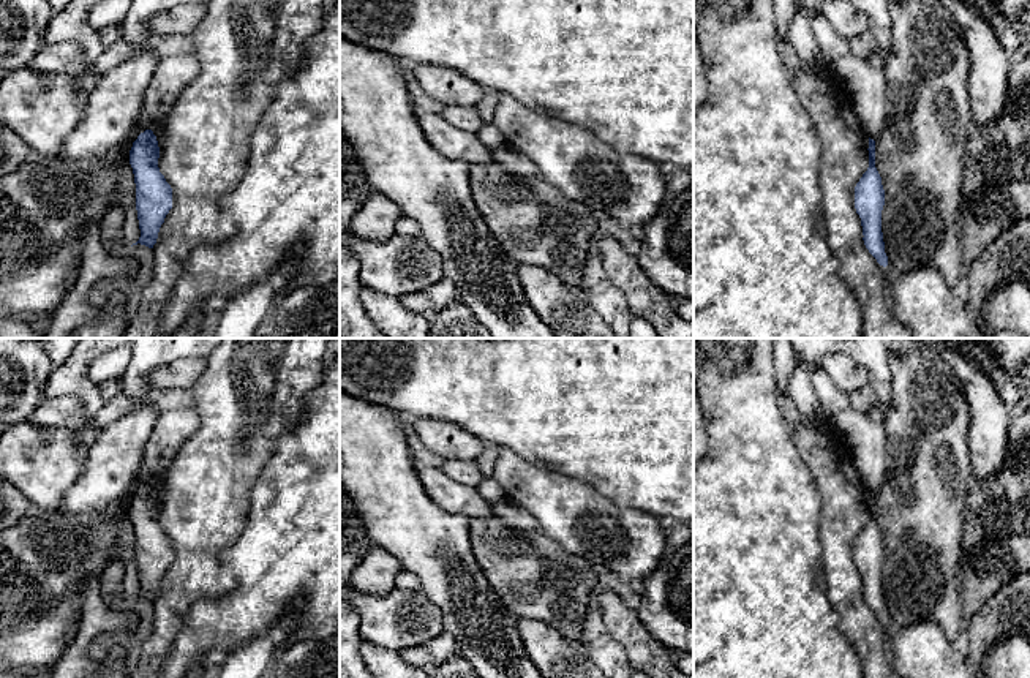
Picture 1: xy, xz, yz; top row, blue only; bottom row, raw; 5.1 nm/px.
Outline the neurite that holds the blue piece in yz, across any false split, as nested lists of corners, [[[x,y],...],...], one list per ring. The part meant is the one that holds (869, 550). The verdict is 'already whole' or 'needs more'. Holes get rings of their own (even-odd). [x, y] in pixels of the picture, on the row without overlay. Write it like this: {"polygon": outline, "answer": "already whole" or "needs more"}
{"polygon": [[[869,492],[869,522],[855,541],[855,563],[861,572],[863,594],[869,607],[883,621],[888,620],[882,586],[885,544],[875,522],[875,495]]], "answer": "already whole"}

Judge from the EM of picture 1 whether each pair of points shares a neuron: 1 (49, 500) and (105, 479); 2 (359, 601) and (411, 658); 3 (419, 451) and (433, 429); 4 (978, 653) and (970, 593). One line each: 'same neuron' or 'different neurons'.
1: different neurons
2: different neurons
3: different neurons
4: same neuron

